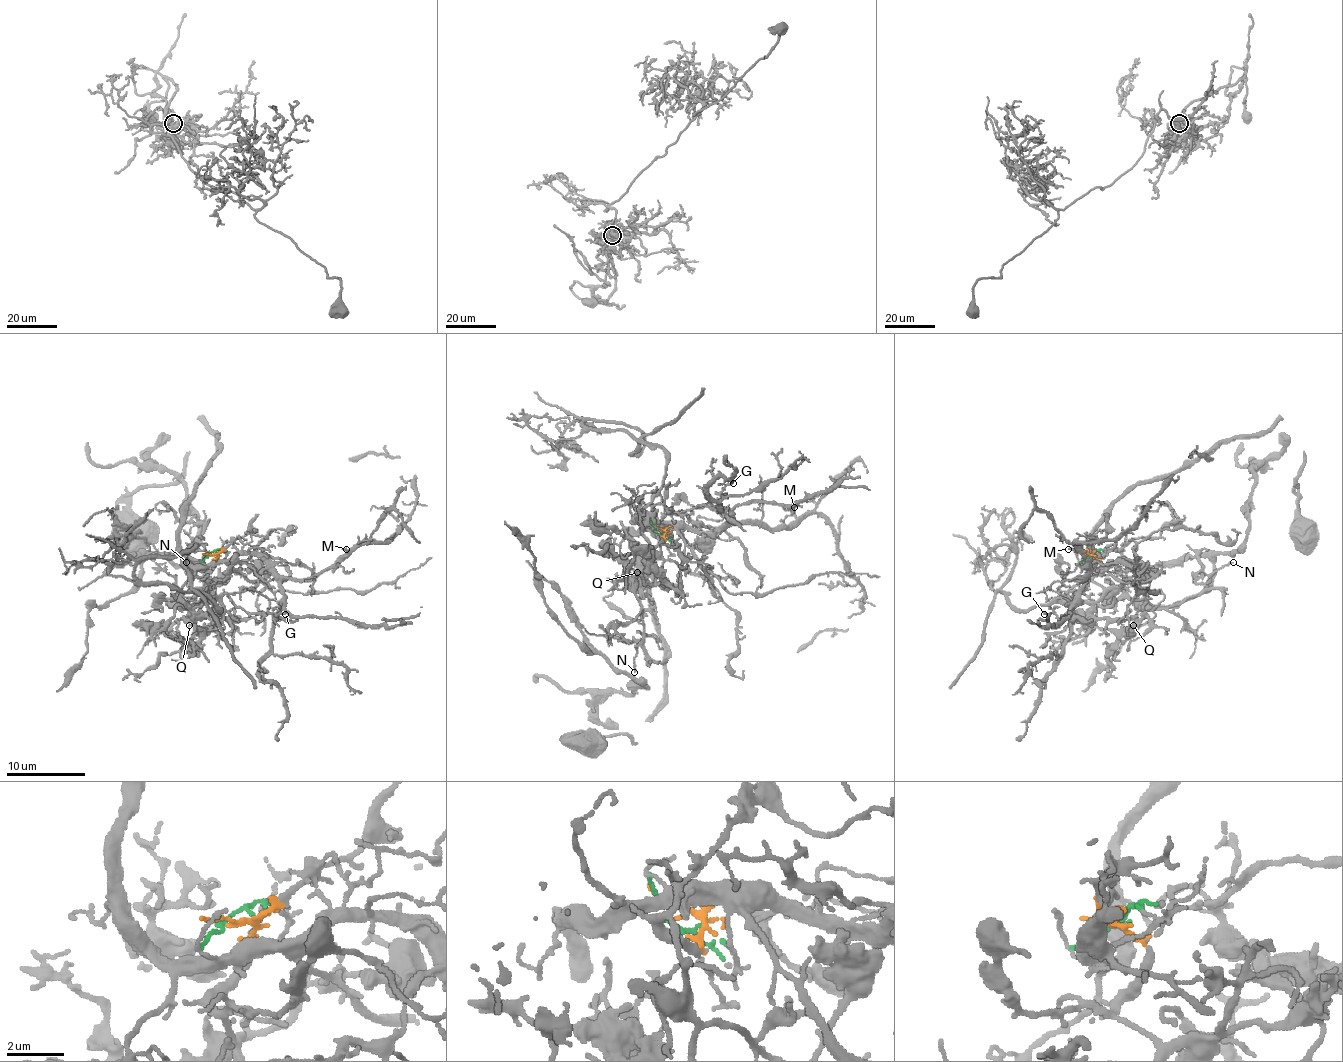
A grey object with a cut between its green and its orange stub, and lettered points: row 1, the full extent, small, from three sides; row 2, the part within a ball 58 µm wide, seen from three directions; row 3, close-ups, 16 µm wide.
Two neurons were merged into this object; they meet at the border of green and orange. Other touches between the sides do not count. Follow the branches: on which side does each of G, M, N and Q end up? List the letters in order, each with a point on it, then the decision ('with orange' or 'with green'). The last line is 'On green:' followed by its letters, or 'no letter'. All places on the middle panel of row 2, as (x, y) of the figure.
G: (733, 483) | with green
M: (794, 507) | with green
N: (634, 672) | with orange
Q: (637, 572) | with orange
On green: G, M

